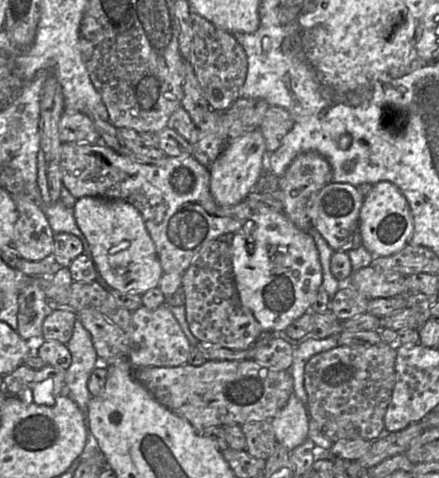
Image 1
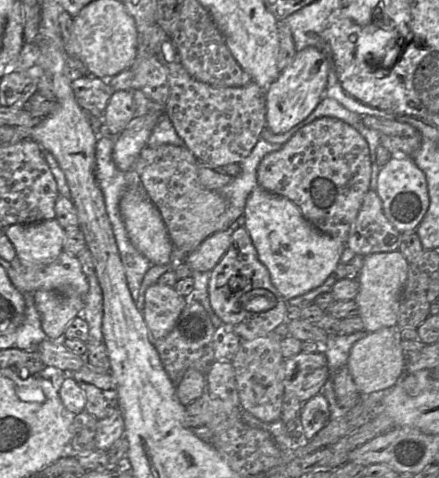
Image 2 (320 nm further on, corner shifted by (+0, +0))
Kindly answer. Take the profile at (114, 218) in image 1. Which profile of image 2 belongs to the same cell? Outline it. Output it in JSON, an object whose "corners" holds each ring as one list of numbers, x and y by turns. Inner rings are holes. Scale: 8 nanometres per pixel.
{"corners":[[141,182,121,197,120,213,133,246,152,265,171,262,172,242,157,207,149,199]]}

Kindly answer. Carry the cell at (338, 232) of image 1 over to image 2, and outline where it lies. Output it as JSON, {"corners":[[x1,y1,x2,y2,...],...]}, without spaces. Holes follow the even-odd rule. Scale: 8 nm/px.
{"corners":[[369,189,364,195,345,246,362,256,395,251,399,246,400,234,384,215,378,194]]}

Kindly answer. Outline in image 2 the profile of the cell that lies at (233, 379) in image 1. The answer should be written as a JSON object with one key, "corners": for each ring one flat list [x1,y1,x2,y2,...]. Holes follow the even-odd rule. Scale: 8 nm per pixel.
{"corners":[[322,352,303,353,284,359,283,361,284,391,287,395,295,395,301,403,320,393,329,378,329,369,326,356]]}

